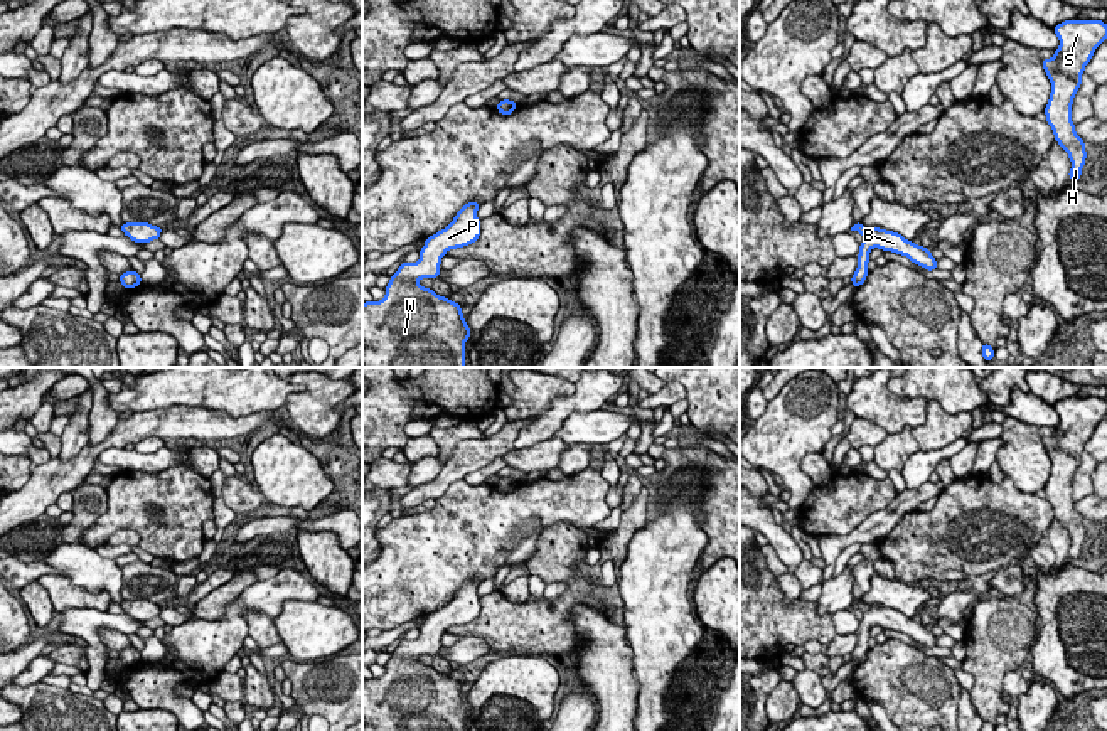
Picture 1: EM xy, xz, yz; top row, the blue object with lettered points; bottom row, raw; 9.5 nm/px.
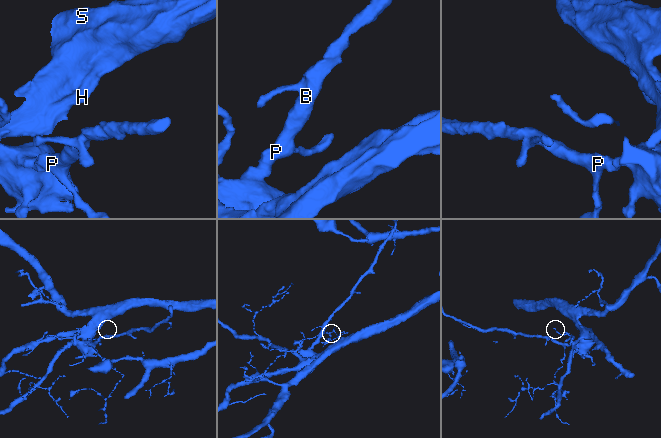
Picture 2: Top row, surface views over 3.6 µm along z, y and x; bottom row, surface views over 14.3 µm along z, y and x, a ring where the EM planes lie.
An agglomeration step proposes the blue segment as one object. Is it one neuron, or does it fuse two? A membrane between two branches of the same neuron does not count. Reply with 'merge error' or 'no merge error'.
no merge error

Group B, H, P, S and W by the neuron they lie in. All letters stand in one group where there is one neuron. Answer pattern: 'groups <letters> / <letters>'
groups B H P S W

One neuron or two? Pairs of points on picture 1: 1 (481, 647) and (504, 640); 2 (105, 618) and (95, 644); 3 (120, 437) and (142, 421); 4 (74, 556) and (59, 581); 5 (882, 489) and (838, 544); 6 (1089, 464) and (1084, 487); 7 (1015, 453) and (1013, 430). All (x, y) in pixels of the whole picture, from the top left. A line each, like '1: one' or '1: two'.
1: two
2: one
3: one
4: two
5: two
6: one
7: one

